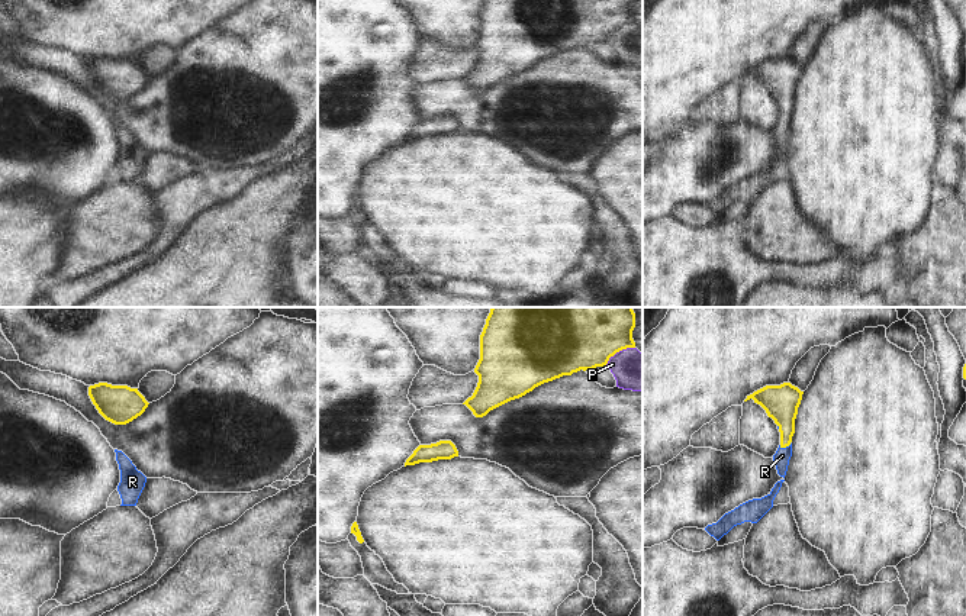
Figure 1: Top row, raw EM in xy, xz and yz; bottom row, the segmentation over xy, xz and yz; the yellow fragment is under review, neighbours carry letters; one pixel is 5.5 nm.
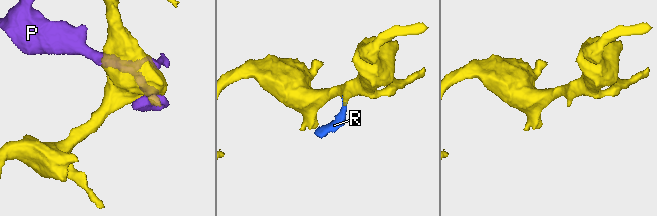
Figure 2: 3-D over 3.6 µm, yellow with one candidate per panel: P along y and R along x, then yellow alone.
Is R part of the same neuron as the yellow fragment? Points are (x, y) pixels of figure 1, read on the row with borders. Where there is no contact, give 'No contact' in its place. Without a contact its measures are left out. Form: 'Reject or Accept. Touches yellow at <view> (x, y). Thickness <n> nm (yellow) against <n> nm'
Accept. Touches yellow at yz (785, 447). Thickness 190 nm (yellow) against 90 nm

